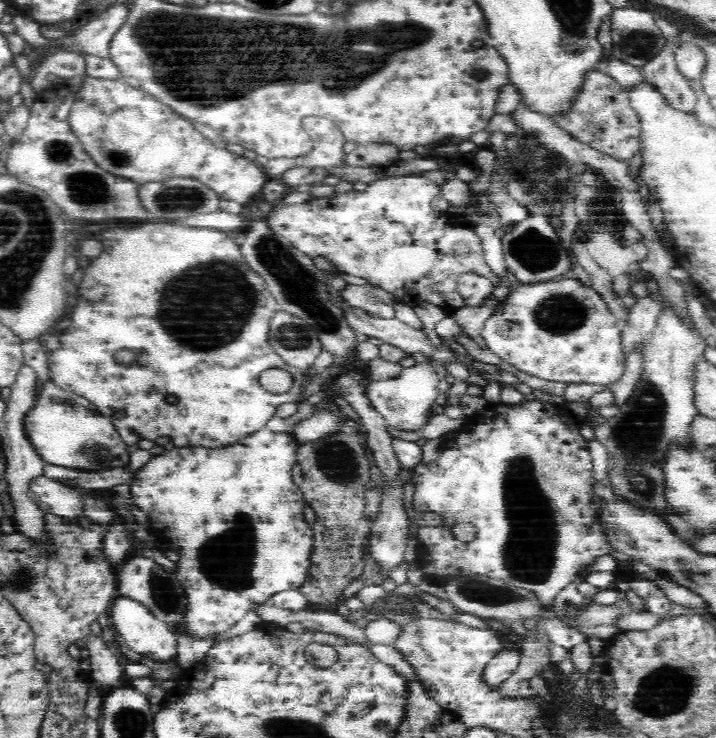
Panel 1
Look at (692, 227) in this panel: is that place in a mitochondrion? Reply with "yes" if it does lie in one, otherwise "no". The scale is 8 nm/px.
no

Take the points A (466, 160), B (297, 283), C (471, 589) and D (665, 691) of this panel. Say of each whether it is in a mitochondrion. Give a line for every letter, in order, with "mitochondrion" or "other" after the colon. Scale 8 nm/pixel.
A: other
B: mitochondrion
C: mitochondrion
D: mitochondrion

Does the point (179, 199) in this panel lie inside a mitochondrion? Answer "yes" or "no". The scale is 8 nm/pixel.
yes

